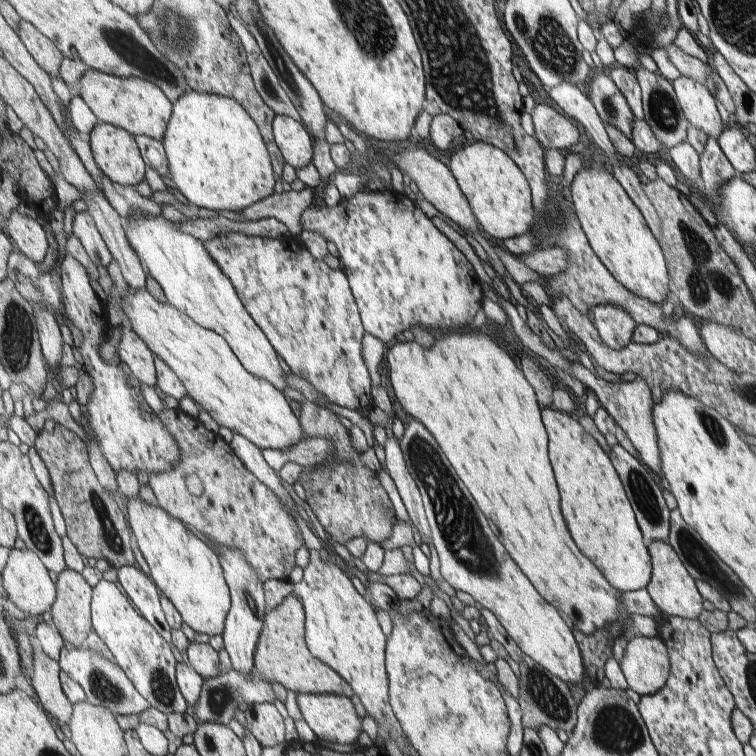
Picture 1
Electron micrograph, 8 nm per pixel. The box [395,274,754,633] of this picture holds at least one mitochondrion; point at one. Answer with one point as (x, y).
(464, 537)

